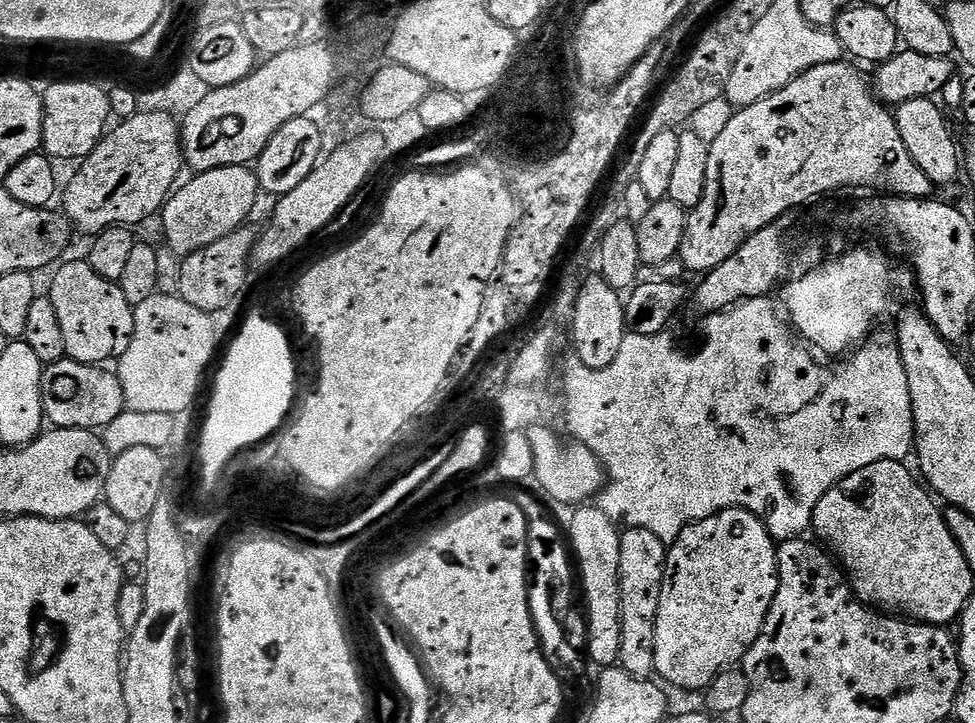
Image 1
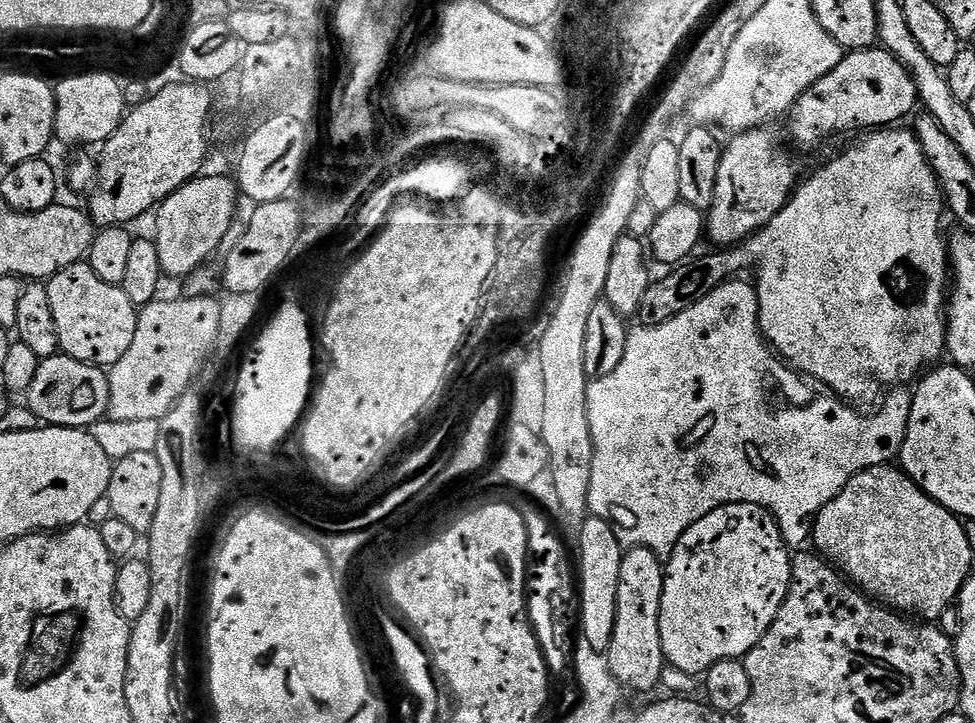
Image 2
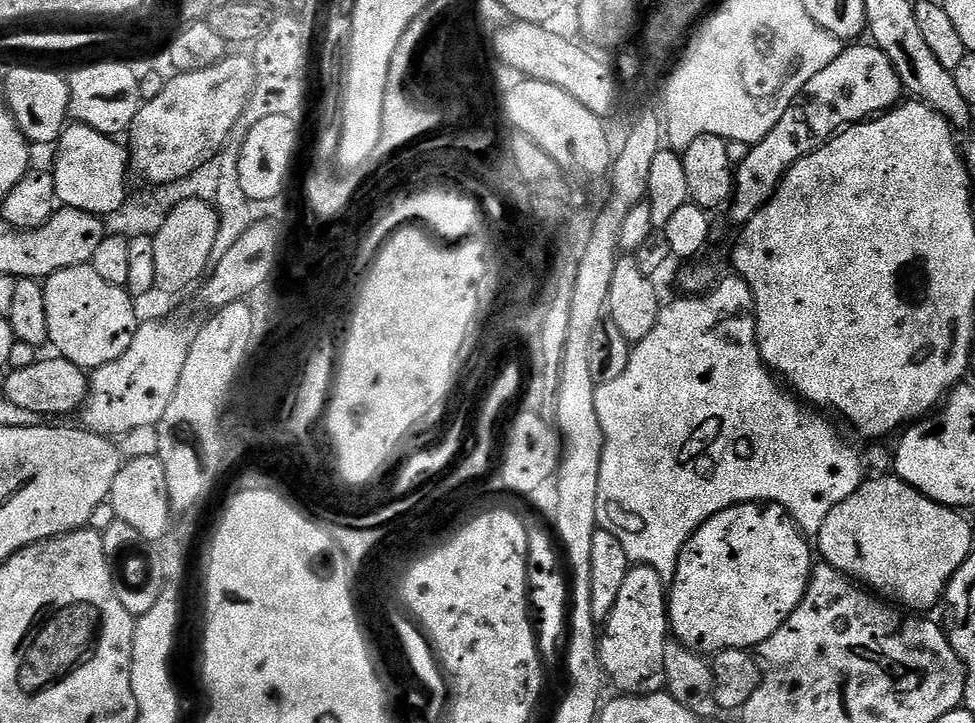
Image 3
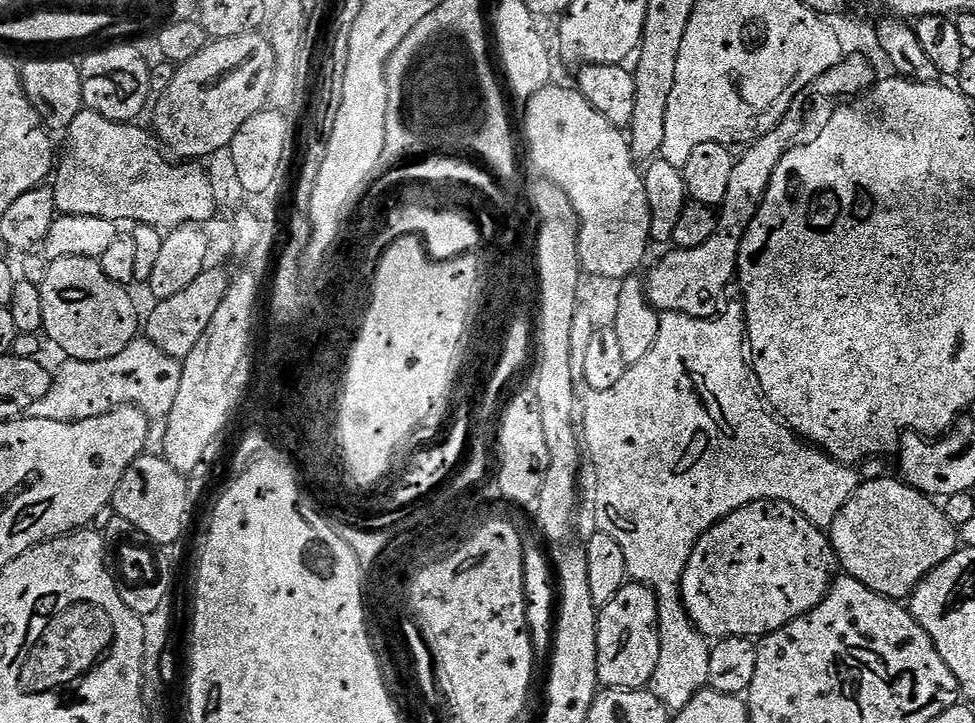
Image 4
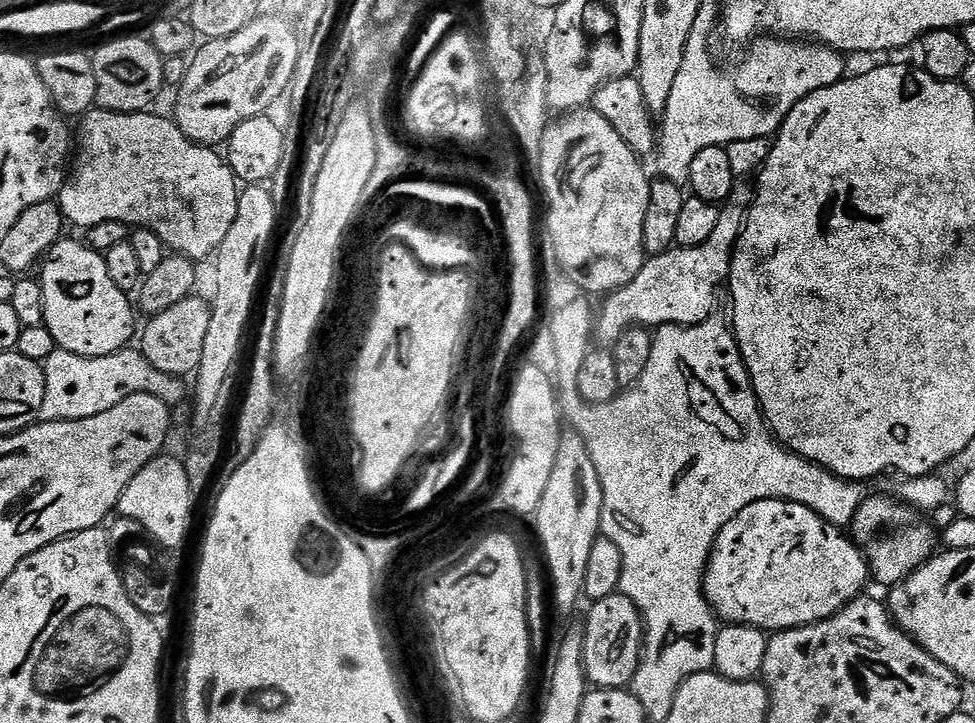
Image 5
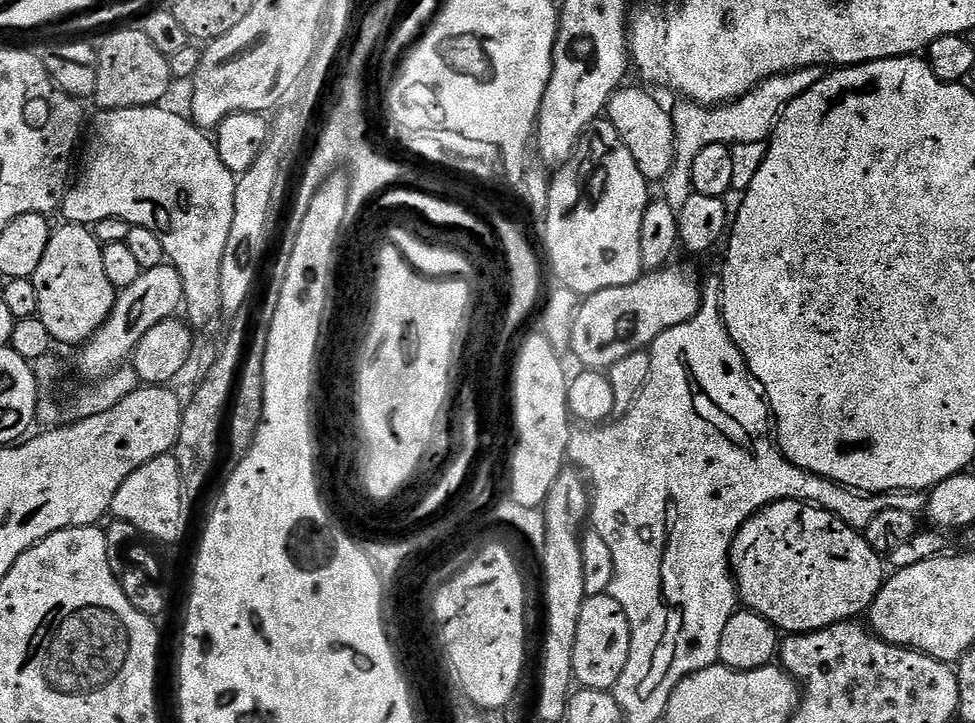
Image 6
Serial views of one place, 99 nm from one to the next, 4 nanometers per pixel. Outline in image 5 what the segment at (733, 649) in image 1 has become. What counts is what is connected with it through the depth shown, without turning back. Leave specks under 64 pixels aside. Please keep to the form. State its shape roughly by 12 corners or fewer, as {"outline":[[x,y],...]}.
{"outline":[[789,500],[722,526],[724,624],[822,622],[870,584],[847,531]]}

